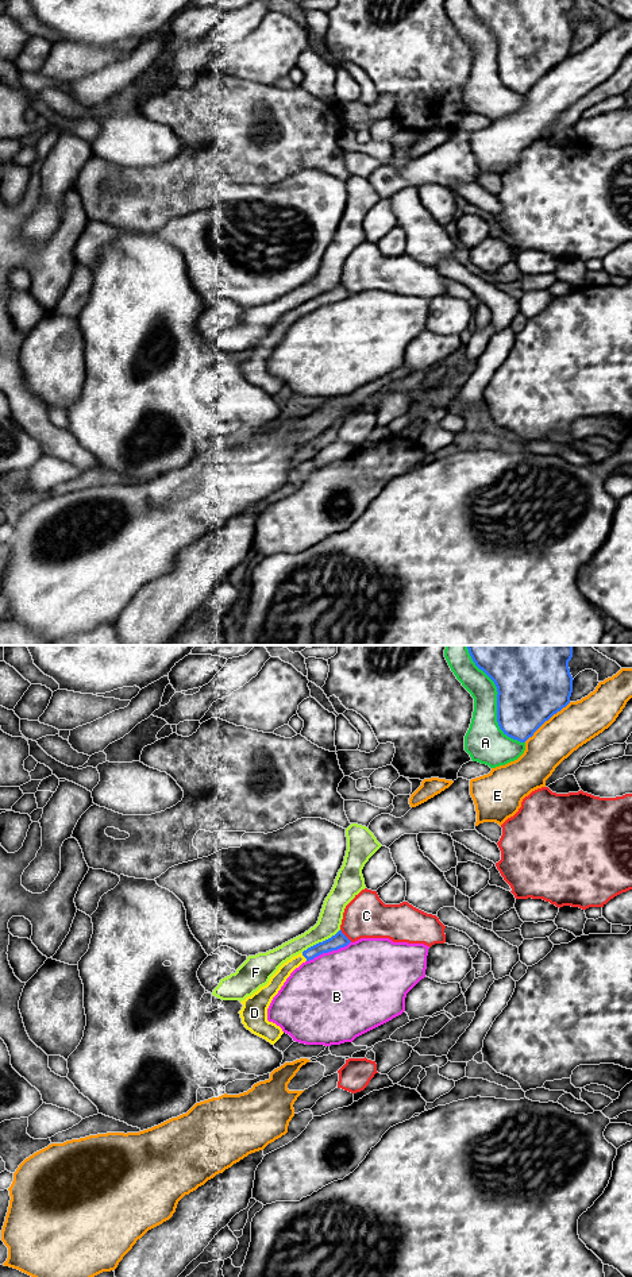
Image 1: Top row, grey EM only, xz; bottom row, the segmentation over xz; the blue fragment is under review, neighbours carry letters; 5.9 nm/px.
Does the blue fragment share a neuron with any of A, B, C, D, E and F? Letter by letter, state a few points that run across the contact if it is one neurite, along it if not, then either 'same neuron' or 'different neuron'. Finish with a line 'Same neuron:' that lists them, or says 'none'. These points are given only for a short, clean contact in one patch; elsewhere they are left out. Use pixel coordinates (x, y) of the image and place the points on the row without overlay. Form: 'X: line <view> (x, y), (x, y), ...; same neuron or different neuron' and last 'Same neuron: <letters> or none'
A: different neuron
B: line xz (350, 293), (307, 313); different neuron
C: different neuron
D: line xz (339, 292), (304, 308), (295, 313), (277, 332); same neuron
E: different neuron
F: different neuron
Same neuron: D

